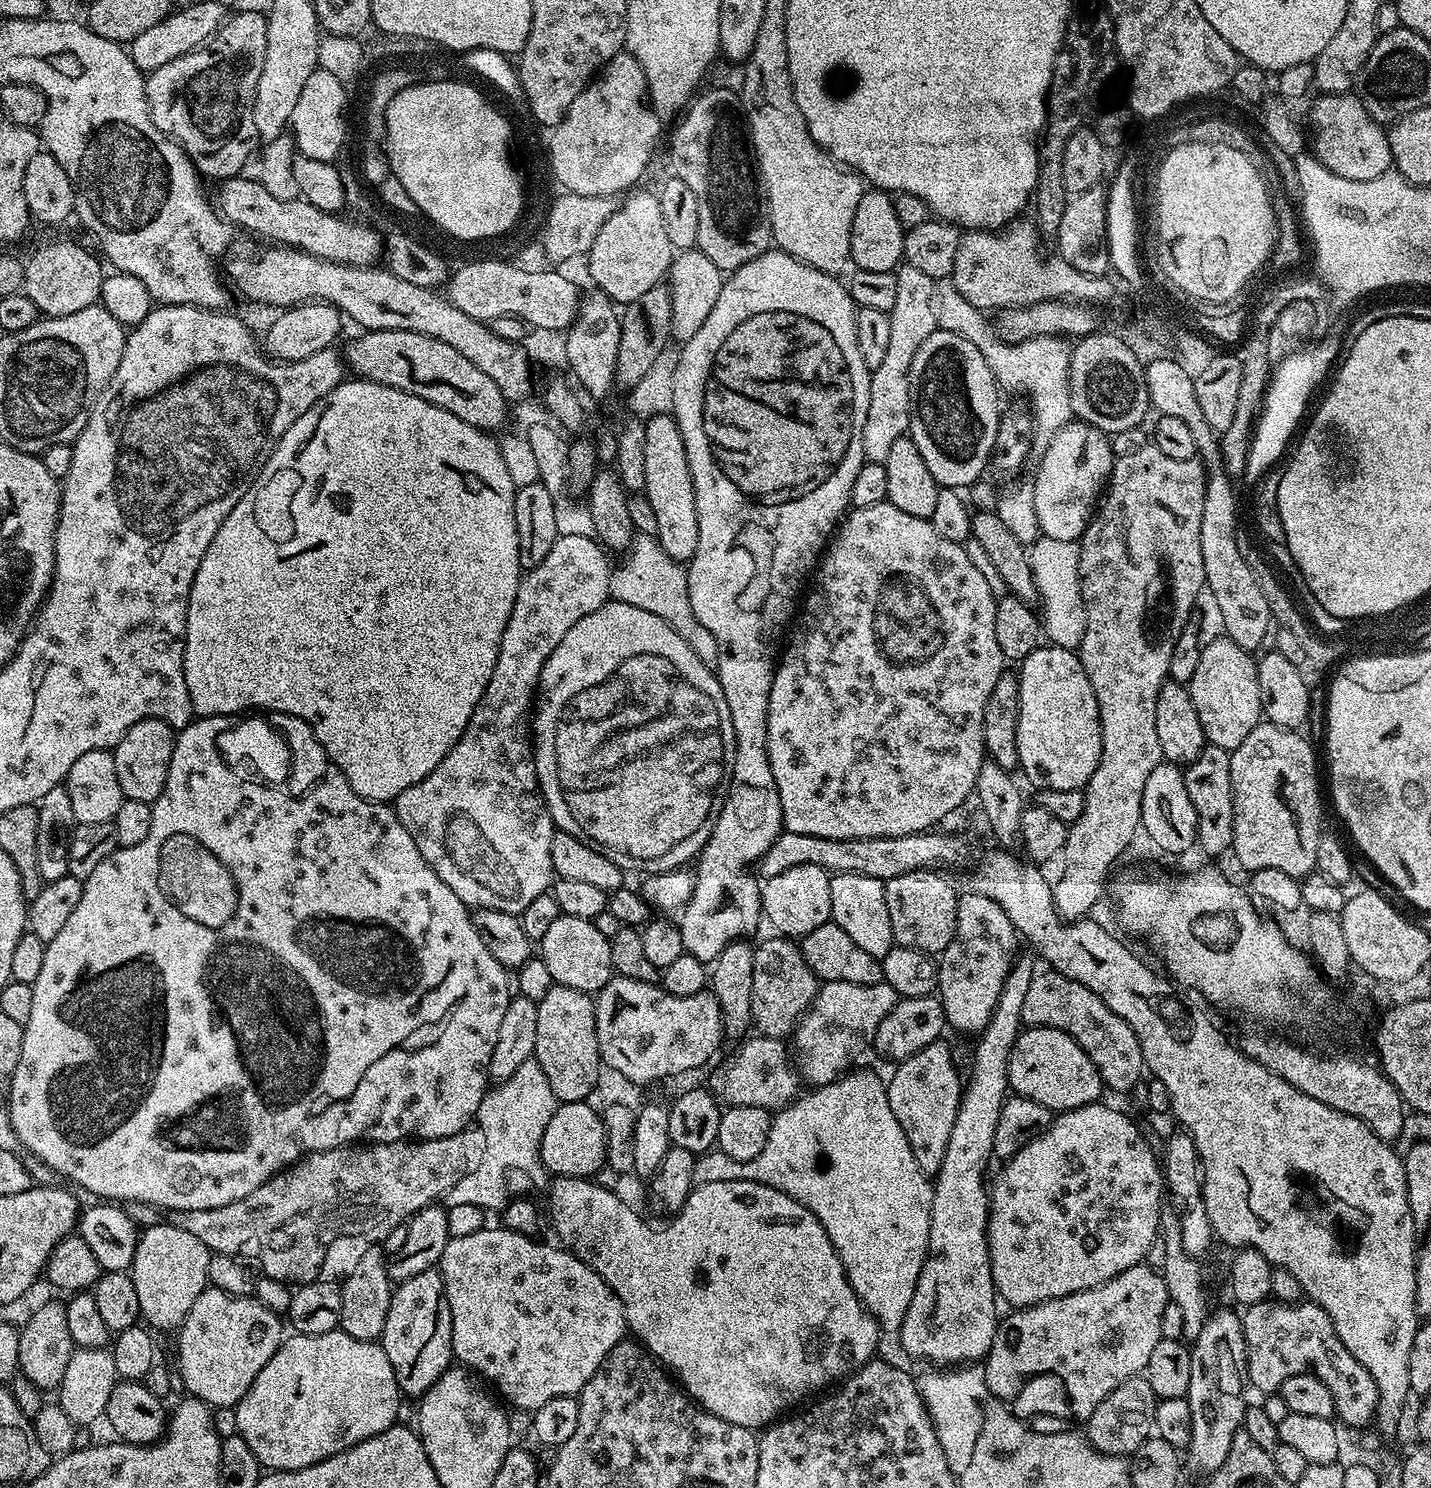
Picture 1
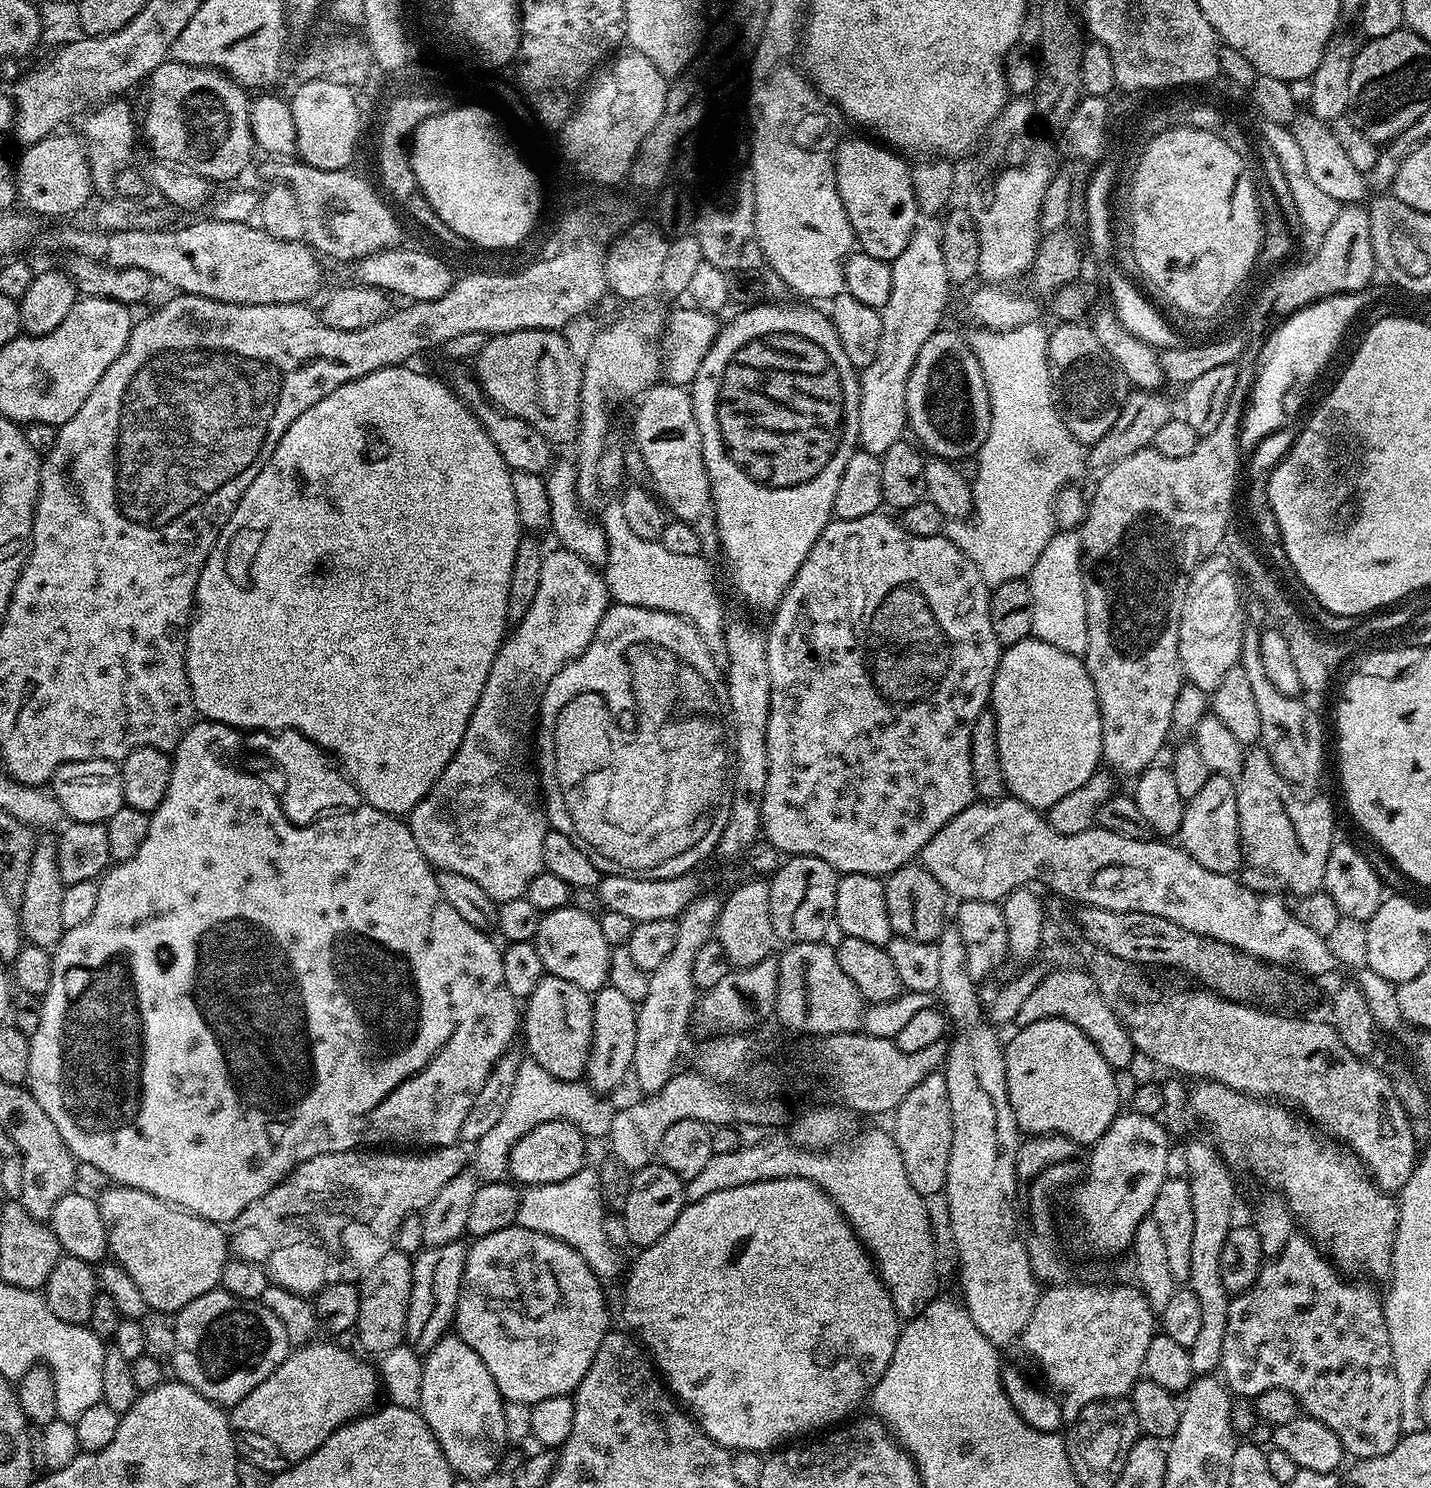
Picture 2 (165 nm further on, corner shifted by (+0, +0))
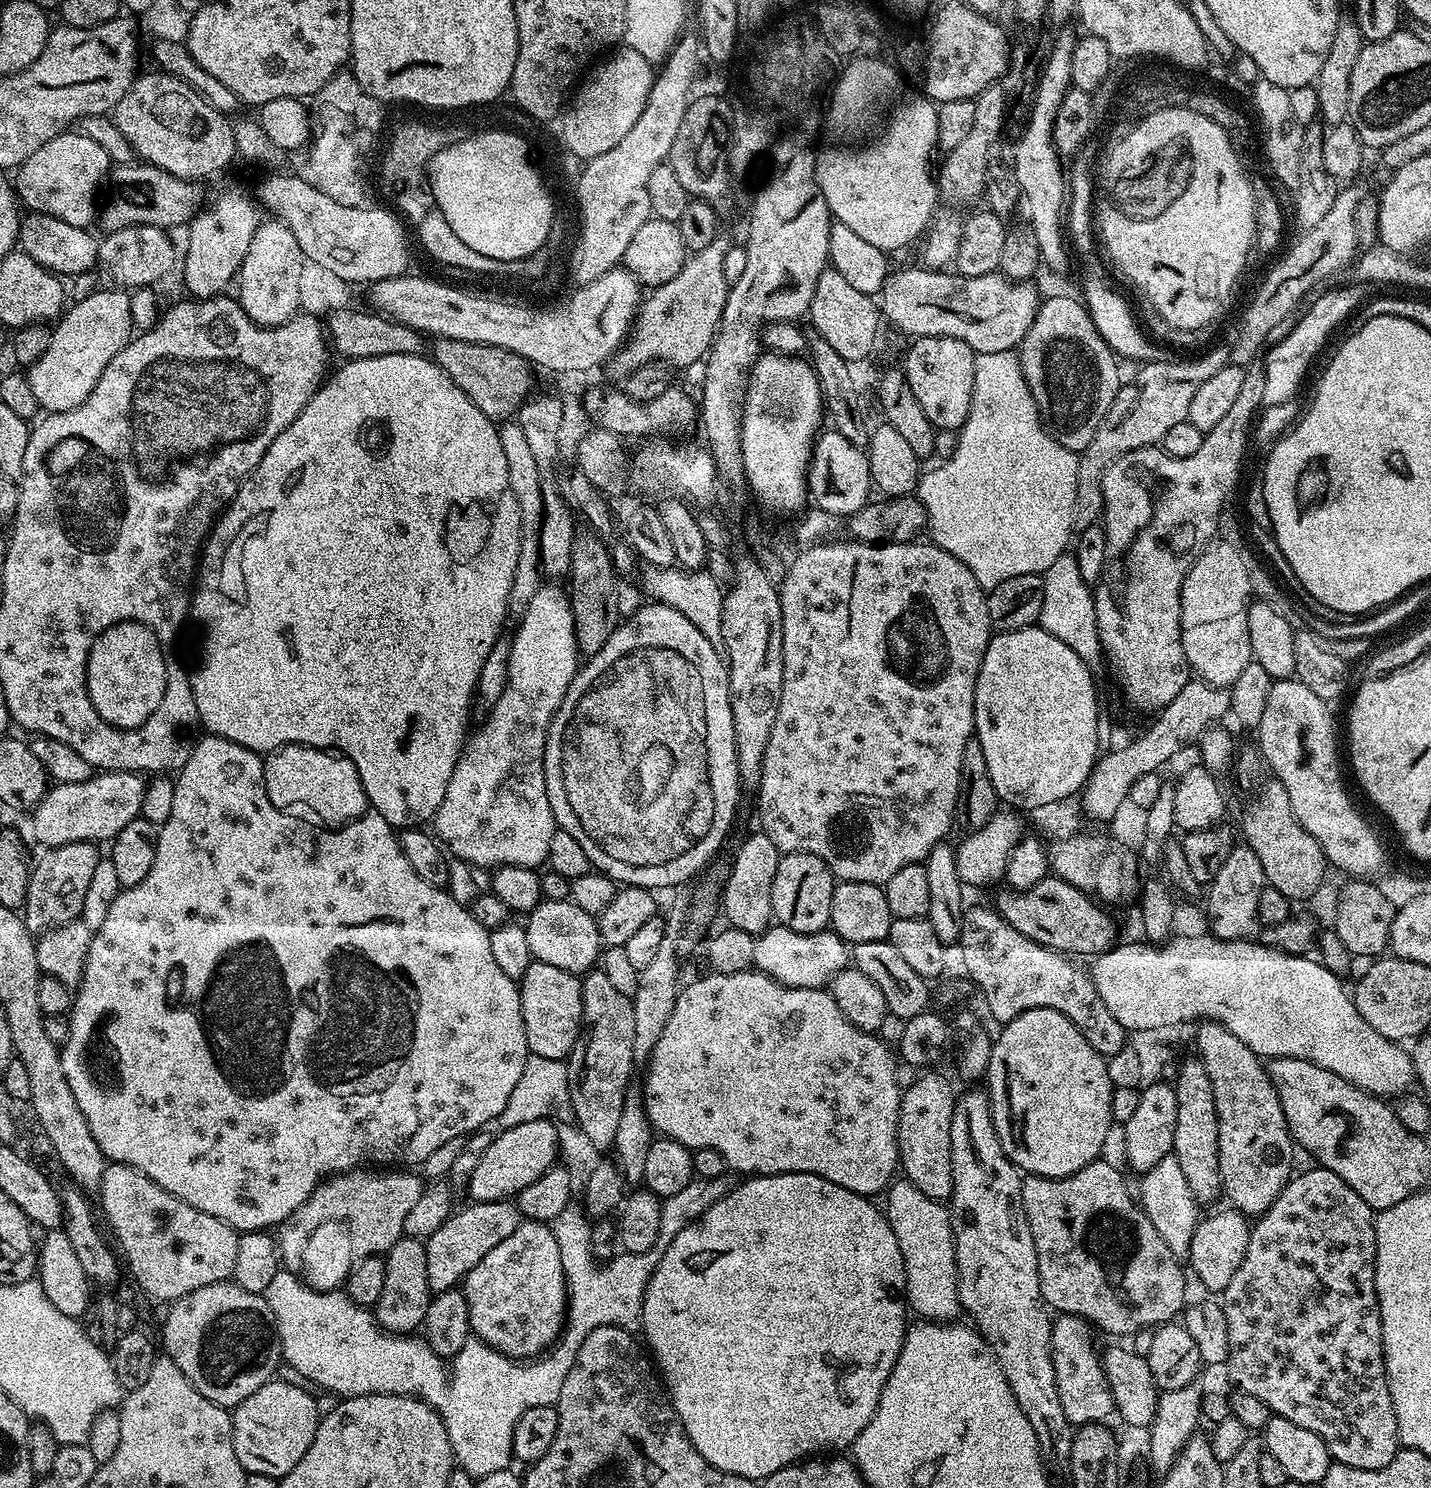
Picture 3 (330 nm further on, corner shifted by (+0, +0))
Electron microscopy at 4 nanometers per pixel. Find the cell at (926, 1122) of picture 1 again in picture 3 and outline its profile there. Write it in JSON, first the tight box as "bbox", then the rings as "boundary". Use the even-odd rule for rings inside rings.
{"bbox":[898,1070,957,1202],"boundary":[[[928,1070],[912,1085],[903,1089],[900,1097],[900,1117],[898,1118],[898,1146],[900,1147],[899,1167],[903,1175],[922,1194],[941,1202],[951,1201],[954,1190],[954,1170],[952,1169],[952,1147],[950,1146],[950,1122],[954,1118],[957,1089],[952,1089],[952,1084],[944,1076],[939,1076],[936,1070]]]}

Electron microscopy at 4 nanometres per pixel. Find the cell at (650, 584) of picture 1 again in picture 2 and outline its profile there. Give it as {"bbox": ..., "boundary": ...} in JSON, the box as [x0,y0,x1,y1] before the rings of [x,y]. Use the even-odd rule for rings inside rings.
{"bbox":[598,503,727,669],"boundary":[[[620,503],[606,504],[603,505],[604,513],[598,516],[598,523],[603,528],[608,543],[608,557],[602,575],[608,586],[609,597],[618,604],[653,608],[681,616],[694,625],[696,633],[702,637],[709,654],[714,658],[716,667],[727,669],[724,604],[716,593],[712,568],[703,560],[704,556],[673,554],[659,540],[638,538],[638,534],[630,530]]]}

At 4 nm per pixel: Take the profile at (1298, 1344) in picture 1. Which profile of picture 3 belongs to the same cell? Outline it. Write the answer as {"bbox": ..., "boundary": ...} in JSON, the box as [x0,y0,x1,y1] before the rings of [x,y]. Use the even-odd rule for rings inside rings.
{"bbox":[1222,1166,1401,1470],"boundary":[[[1311,1166],[1305,1172],[1297,1171],[1288,1184],[1274,1198],[1270,1210],[1259,1217],[1251,1225],[1250,1242],[1246,1246],[1246,1258],[1242,1258],[1242,1266],[1230,1278],[1230,1286],[1222,1294],[1224,1313],[1226,1314],[1226,1330],[1230,1330],[1230,1350],[1226,1361],[1228,1376],[1236,1383],[1235,1387],[1246,1394],[1254,1394],[1261,1402],[1266,1402],[1269,1413],[1286,1418],[1289,1422],[1303,1426],[1305,1430],[1318,1434],[1322,1442],[1326,1442],[1326,1450],[1330,1450],[1333,1461],[1337,1464],[1354,1466],[1358,1470],[1378,1470],[1382,1466],[1390,1466],[1398,1449],[1401,1447],[1398,1438],[1398,1422],[1394,1418],[1394,1402],[1390,1398],[1388,1375],[1384,1365],[1384,1339],[1382,1338],[1382,1322],[1380,1307],[1376,1293],[1376,1218],[1374,1209],[1338,1174],[1328,1168]]]}

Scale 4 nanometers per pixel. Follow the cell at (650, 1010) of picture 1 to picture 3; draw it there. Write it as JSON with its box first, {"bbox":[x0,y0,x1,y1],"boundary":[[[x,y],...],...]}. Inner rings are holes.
{"bbox":[755,926,849,988],"boundary":[[[769,926],[756,936],[755,971],[773,976],[779,984],[791,988],[824,988],[831,985],[835,976],[849,964],[849,945],[837,932],[831,930],[802,934],[798,930]]]}

